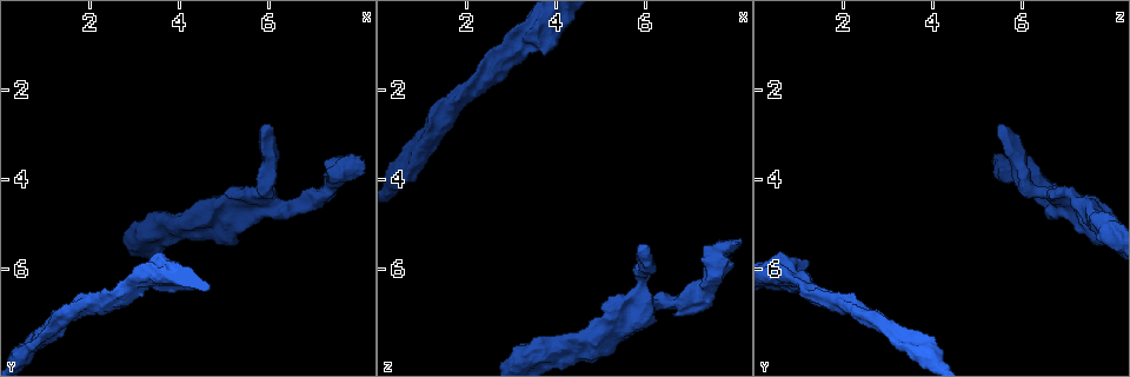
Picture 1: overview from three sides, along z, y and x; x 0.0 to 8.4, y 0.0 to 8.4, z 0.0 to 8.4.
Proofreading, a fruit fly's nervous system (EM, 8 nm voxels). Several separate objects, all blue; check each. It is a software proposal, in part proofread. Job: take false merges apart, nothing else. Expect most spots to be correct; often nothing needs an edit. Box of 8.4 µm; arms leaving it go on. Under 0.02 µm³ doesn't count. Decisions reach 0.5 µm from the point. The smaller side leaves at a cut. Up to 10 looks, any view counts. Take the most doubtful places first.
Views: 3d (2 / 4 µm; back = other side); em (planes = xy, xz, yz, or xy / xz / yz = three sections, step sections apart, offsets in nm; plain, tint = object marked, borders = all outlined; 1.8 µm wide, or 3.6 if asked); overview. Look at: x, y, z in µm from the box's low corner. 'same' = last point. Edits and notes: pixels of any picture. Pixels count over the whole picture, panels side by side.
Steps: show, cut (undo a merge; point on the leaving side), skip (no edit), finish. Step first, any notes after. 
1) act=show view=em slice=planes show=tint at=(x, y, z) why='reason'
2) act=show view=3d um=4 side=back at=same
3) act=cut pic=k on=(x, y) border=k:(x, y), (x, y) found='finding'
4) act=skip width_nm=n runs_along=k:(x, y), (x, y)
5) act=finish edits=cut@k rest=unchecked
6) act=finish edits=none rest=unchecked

act=show view=em slice=planes show=tint at=(5.95, 4.45, 6.90) why='three arms meet'

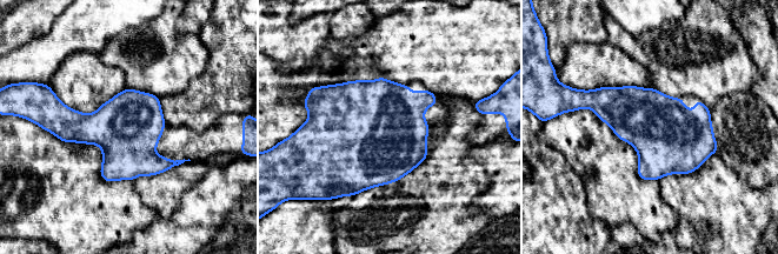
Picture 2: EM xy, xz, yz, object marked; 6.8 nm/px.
act=skip found='one neuron here'

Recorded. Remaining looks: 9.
act=show view=em slice=xz step=4 show=tint at=(7.80, 3.75, 5.55) why='thick turns thin'

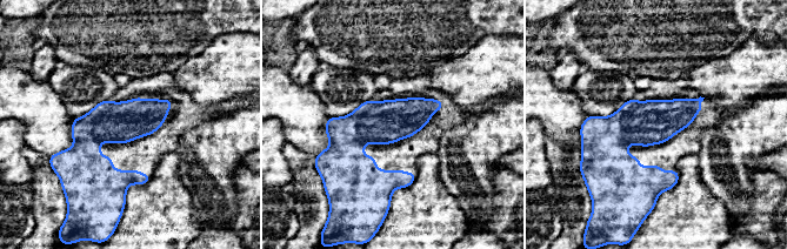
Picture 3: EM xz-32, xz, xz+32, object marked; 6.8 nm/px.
act=skip runs_along=3:(697, 102), (652, 122), (586, 129) found='one neuron here'

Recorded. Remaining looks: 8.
act=show view=3d um=4 side=back at=(3.85, 5.00, 7.85) why='arms part here'

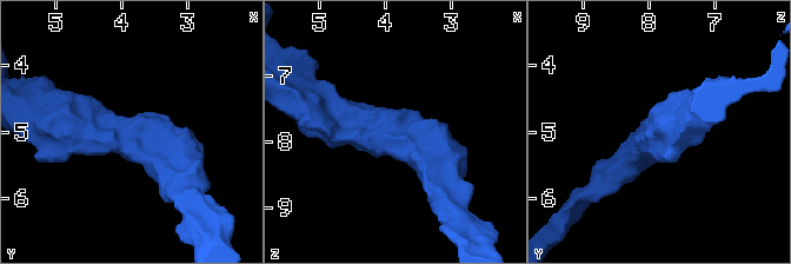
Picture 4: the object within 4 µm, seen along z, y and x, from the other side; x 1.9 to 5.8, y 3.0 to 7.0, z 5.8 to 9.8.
act=show view=em um=3.6 slice=planes show=tint at=(3.90, 5.05, 7.80) why='now the EM'

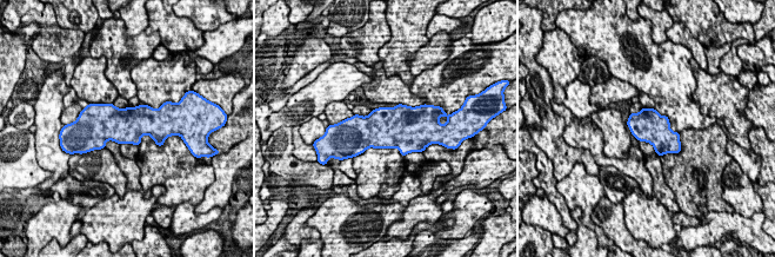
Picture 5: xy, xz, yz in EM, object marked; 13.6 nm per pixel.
act=skip found='all the same neuron'

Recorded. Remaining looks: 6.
act=show view=3d um=4 at=(3.35, 6.15, 0.80) why='a fork'

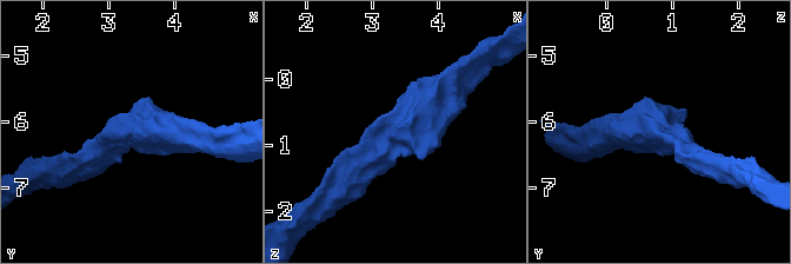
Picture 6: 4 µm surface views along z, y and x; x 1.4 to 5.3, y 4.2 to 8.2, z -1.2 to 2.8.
act=show view=em um=3.6 slice=planes show=tint at=(3.35, 6.15, 0.85)

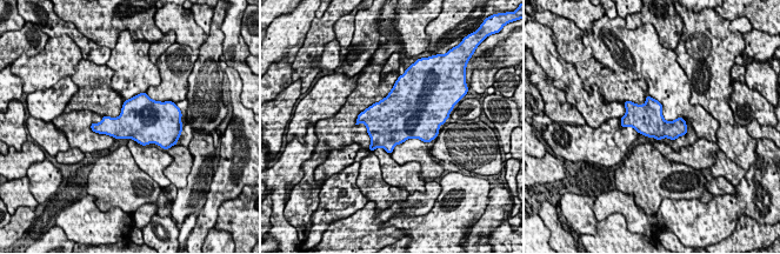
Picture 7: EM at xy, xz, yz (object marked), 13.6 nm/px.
act=skip found='all the same neuron'

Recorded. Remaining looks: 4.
act=finish edits=none rest=unchecked

